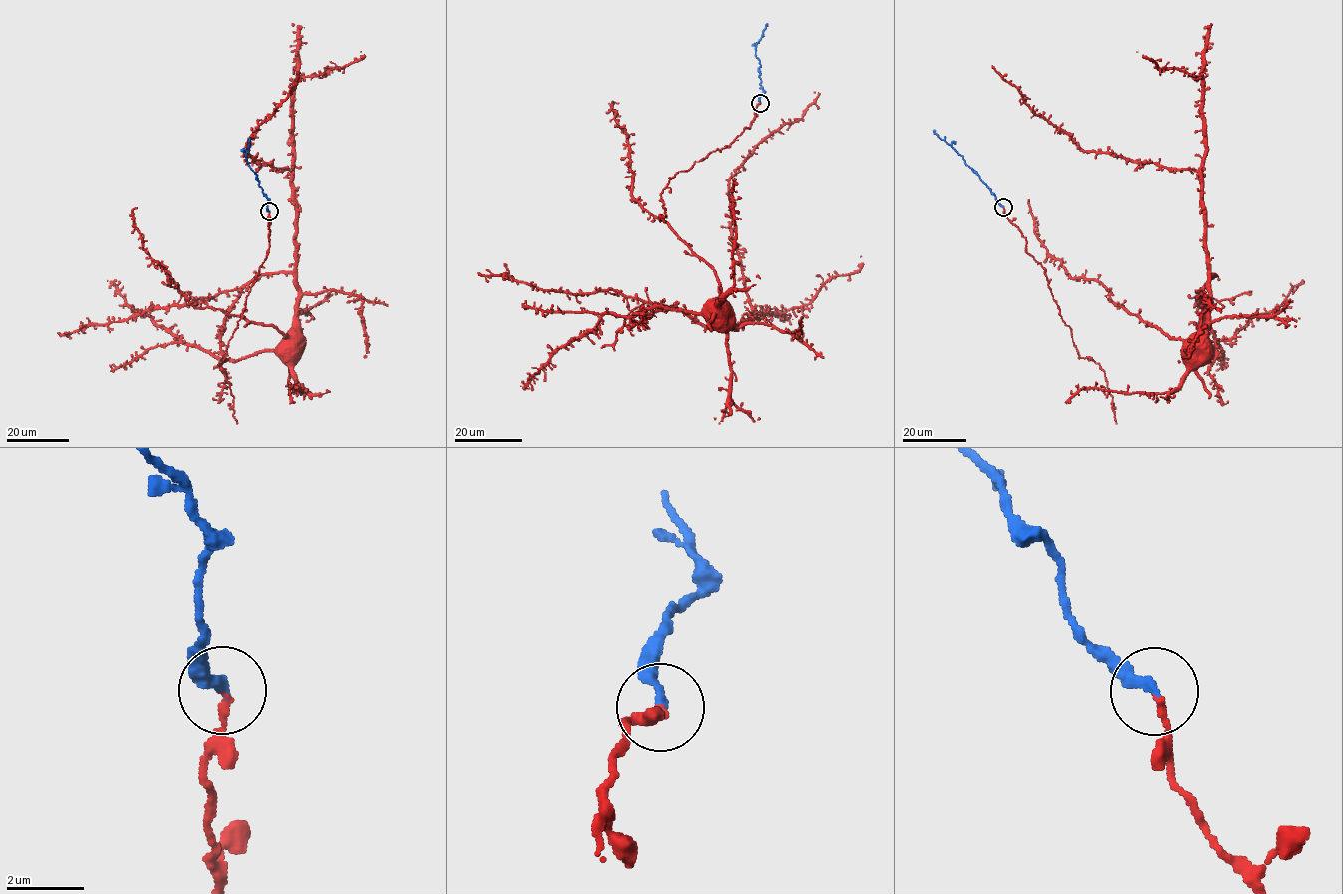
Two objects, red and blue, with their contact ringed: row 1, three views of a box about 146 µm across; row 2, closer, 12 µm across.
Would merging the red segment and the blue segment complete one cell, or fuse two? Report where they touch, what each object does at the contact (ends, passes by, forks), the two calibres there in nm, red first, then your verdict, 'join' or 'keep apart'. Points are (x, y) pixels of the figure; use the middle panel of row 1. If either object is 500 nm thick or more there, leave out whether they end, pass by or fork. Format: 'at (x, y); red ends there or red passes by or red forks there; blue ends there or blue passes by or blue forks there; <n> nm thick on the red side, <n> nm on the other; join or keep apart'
at (760, 103); red ends there; blue ends there; 170 nm thick on the red side, 260 nm on the other; join

